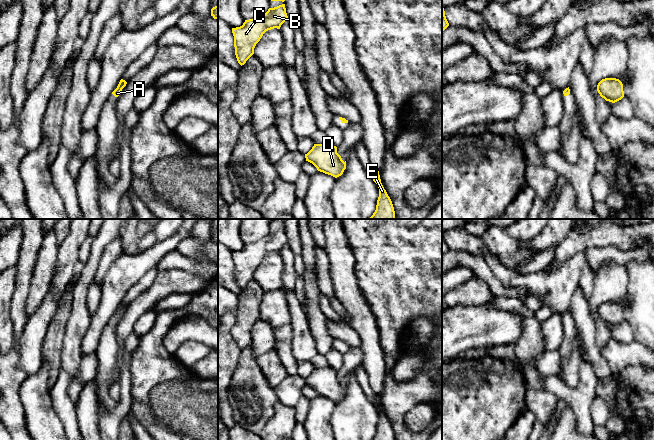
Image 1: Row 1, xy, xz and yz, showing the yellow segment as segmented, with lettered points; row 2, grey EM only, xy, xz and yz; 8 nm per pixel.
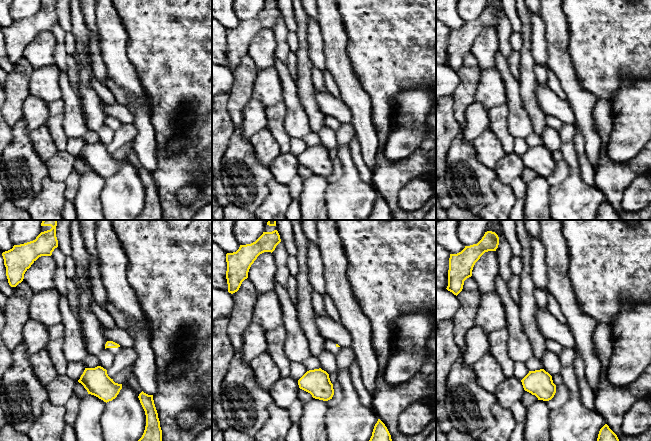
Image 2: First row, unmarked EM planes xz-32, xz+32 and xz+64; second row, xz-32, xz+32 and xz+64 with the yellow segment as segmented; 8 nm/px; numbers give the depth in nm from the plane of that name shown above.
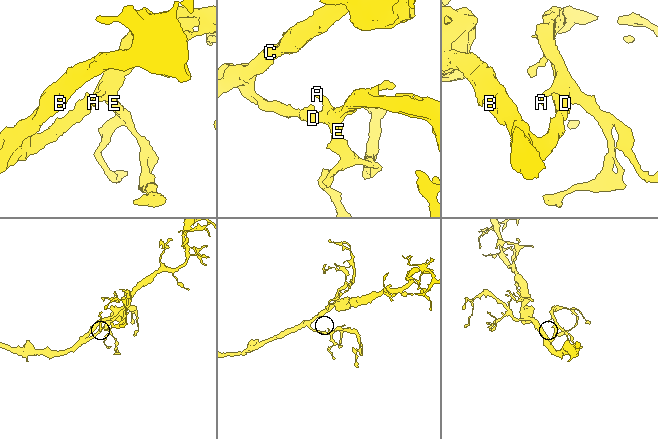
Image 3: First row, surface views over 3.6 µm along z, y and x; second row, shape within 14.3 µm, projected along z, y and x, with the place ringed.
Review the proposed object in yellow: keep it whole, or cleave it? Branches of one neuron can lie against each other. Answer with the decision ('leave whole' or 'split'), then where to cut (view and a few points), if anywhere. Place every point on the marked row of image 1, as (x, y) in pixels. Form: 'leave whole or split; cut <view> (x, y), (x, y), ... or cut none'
leave whole; cut none

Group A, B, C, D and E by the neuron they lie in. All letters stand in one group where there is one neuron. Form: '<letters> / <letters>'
A B C D E

